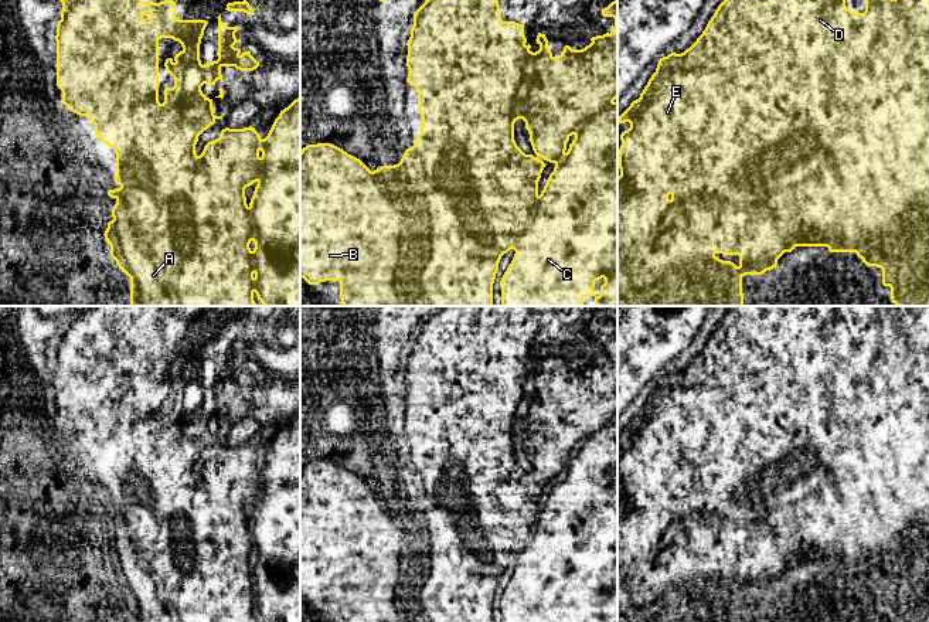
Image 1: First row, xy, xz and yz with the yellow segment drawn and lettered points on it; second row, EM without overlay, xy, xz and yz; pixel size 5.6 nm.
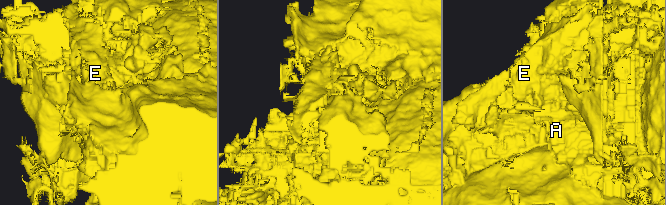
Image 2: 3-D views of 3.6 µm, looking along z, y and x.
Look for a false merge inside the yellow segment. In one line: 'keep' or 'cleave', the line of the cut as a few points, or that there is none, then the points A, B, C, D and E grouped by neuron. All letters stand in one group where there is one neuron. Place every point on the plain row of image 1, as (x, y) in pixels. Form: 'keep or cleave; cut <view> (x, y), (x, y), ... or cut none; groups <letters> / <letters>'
keep; cut none; groups A B C D E

